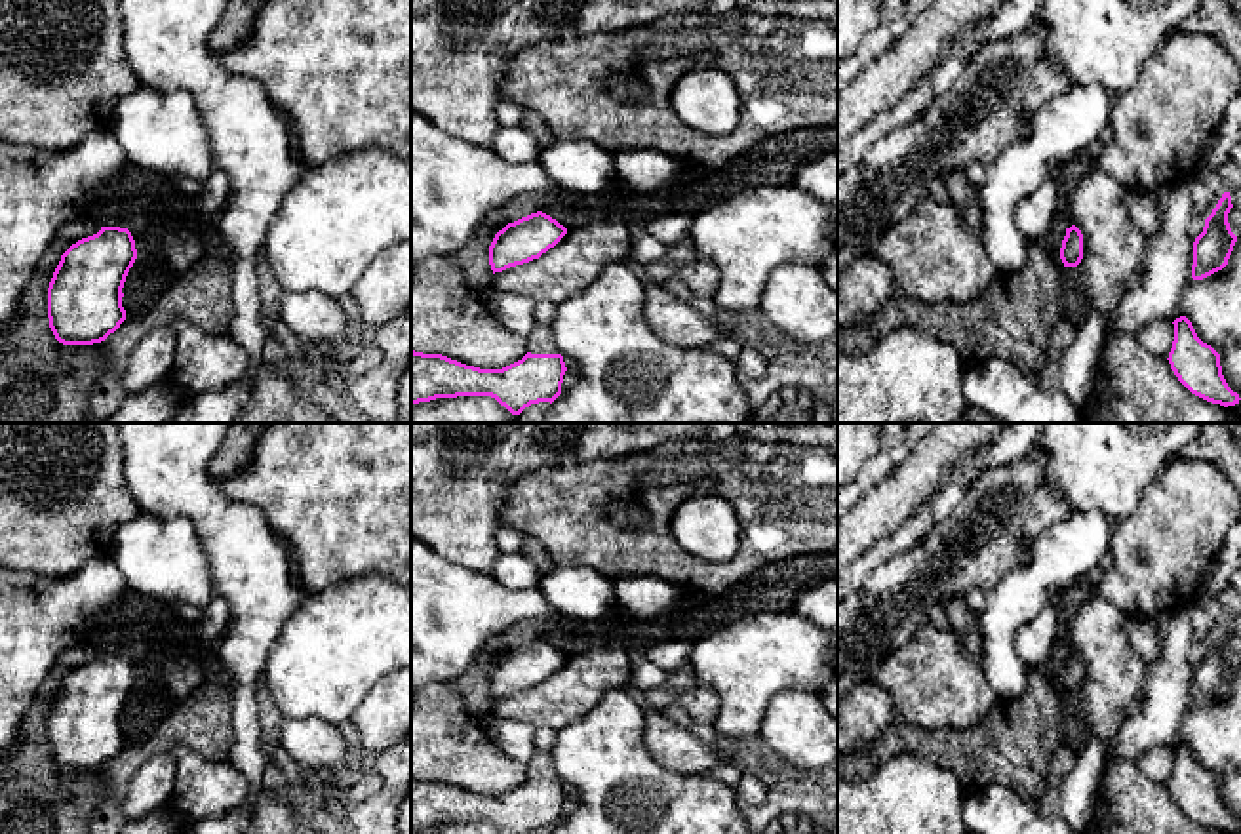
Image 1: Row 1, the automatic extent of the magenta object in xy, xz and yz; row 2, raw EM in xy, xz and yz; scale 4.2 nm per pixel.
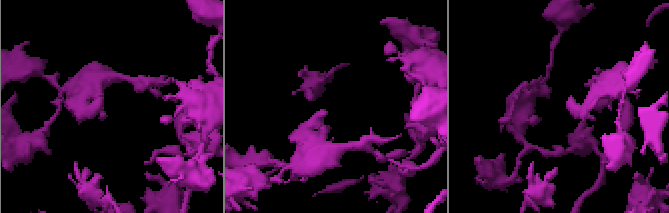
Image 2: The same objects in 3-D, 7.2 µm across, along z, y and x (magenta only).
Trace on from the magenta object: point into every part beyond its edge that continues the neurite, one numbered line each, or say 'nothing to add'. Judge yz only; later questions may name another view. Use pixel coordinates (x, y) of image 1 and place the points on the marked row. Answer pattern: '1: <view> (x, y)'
nothing to add

